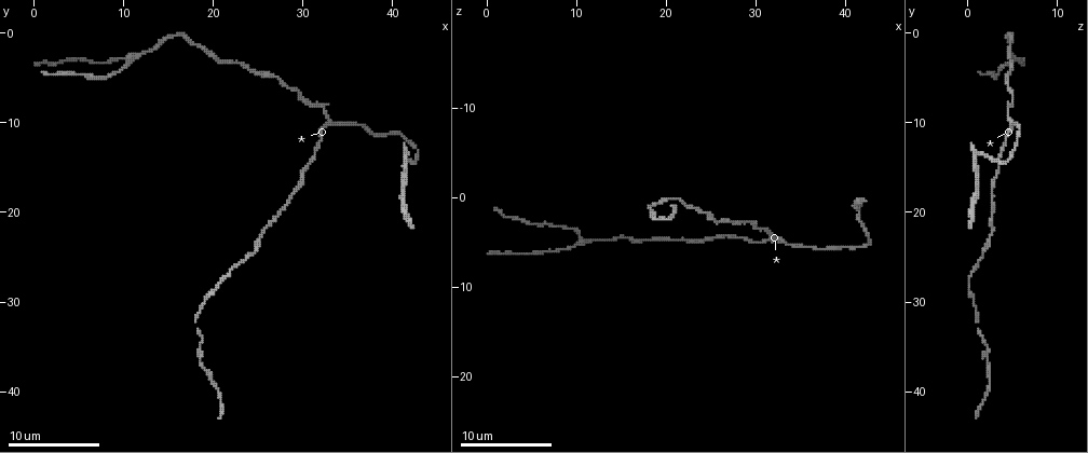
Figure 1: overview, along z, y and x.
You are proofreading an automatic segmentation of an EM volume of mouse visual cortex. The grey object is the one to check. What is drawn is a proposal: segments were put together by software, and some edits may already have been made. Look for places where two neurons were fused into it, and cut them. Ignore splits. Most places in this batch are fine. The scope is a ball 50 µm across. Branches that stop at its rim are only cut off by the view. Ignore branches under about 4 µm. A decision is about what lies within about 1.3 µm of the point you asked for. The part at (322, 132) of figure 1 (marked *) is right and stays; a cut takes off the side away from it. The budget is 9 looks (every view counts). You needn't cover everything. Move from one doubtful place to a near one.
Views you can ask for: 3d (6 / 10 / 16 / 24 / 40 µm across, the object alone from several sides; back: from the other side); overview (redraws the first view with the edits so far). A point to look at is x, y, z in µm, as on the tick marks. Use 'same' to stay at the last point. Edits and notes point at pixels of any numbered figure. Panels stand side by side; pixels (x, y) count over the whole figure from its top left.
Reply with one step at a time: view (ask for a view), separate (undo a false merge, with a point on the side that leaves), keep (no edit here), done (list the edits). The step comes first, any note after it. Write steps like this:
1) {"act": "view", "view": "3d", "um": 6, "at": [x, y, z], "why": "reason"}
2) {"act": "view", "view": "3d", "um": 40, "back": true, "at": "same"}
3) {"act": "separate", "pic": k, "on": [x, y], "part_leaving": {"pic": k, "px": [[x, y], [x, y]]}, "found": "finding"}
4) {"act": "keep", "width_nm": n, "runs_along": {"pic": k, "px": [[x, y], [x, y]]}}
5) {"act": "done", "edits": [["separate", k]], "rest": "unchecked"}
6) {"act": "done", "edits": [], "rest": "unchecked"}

{"act": "view", "view": "3d", "um": 10, "at": [27.4, 5.2, 4.2], "why": "thick turns thin"}

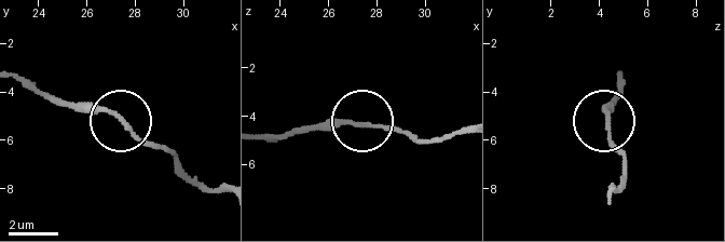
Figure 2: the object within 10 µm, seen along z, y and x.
{"act": "keep", "runs_along": {"pic": 2, "px": [[222, 187], [197, 180], [117, 117], [57, 106]]}, "found": "continuous, no second neuron"}

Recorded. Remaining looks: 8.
{"act": "view", "view": "3d", "um": 6, "at": [32.8, 9.8, 5.0], "why": "arms part here"}

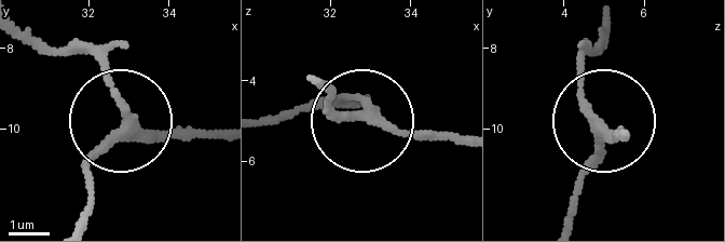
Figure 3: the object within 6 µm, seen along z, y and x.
{"act": "keep", "runs_along": {"pic": 3, "px": [[586, 165], [600, 121], [624, 128]]}, "found": "one neuron here"}

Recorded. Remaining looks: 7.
{"act": "view", "view": "3d", "um": 16, "at": [10.6, 3.2, 4.8], "why": "three-way junction"}

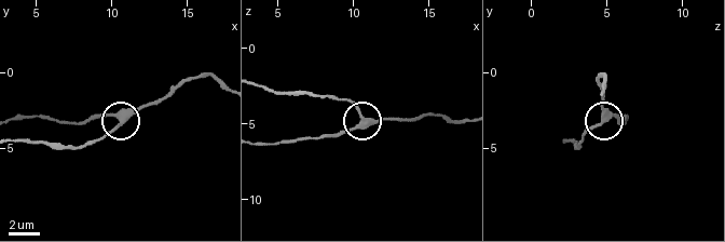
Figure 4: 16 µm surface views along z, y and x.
{"act": "keep", "side_arm_um": 12, "runs_along": {"pic": 4, "px": [[463, 120], [436, 116], [366, 120], [329, 135]]}, "found": "one neuron here"}

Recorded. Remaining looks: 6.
{"act": "view", "view": "3d", "um": 10, "at": [17.8, 1.4, 4.8], "why": "a narrow waist"}

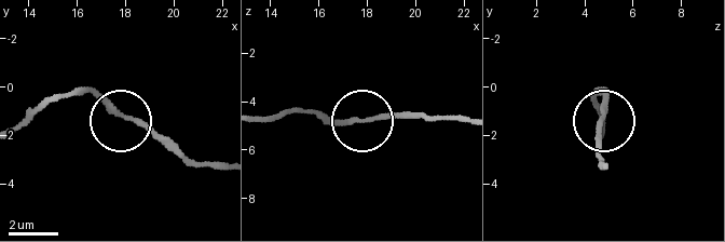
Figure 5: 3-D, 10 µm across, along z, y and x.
{"act": "view", "view": "3d", "um": 6, "at": [18.0, 1.3, 4.7]}

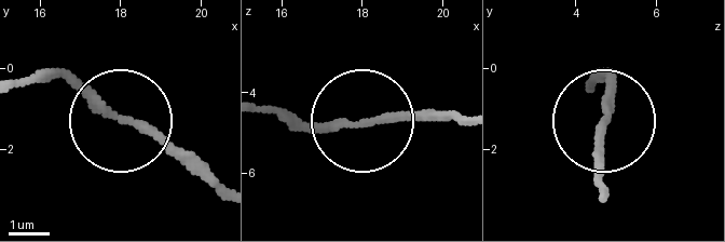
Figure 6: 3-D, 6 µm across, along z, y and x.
{"act": "keep", "runs_along": {"pic": 6, "px": [[456, 122], [285, 122]]}, "found": "all the same neuron"}

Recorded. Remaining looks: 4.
{"act": "done", "edits": [], "rest": "unchecked"}

